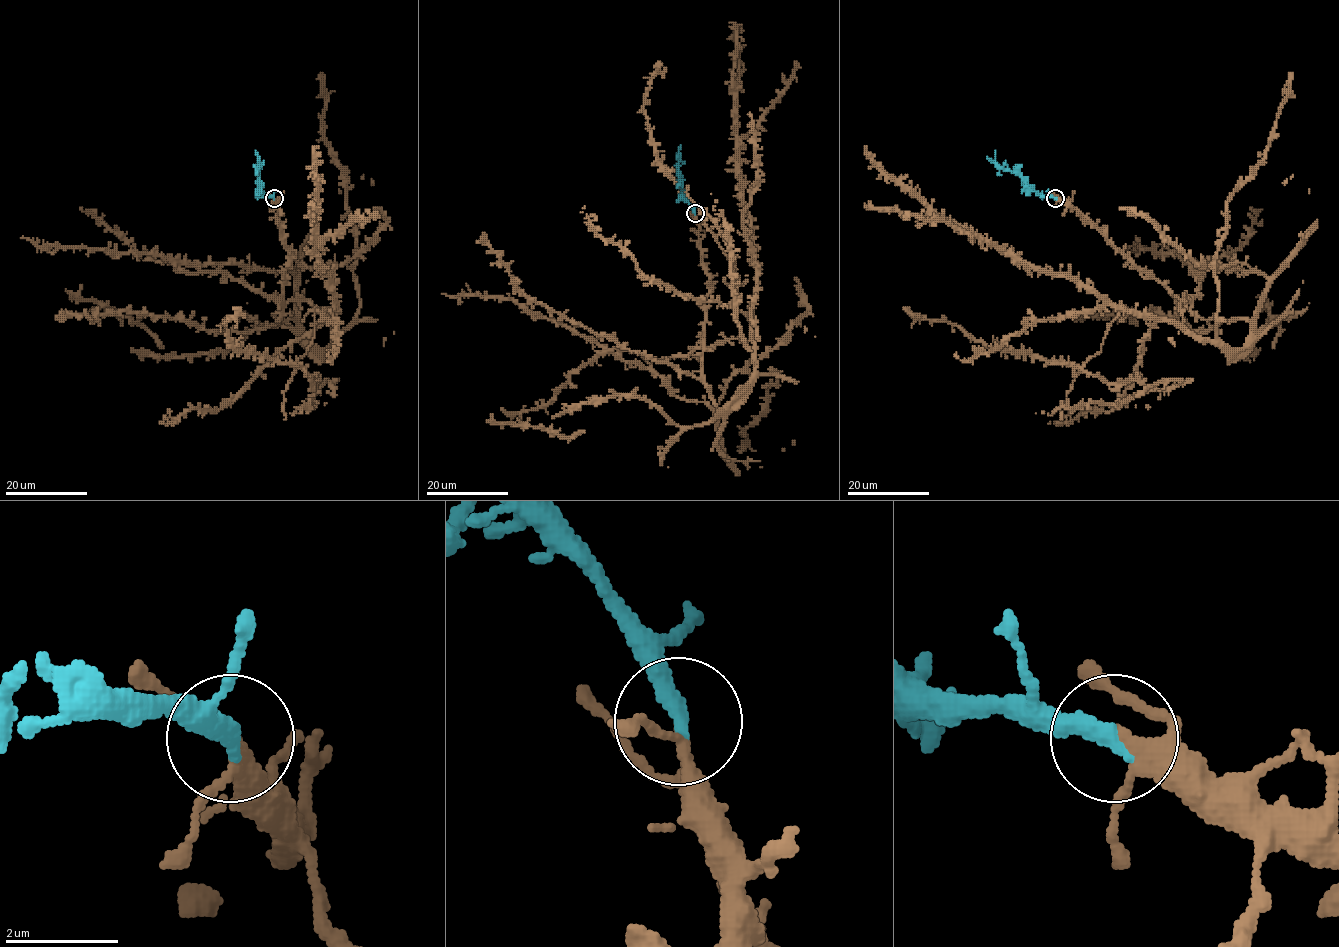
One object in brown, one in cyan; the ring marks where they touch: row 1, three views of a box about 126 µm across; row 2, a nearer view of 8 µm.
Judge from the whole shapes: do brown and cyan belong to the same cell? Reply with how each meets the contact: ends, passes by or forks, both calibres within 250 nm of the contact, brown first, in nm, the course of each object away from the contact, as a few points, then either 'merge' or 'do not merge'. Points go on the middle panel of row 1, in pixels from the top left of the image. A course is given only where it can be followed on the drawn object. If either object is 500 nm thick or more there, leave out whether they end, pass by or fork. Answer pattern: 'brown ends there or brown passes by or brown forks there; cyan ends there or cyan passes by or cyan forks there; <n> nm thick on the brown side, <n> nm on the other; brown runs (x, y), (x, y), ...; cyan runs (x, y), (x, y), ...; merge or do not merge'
brown forks there; cyan ends there; 170 nm thick on the brown side, 360 nm on the other; brown runs (695, 214), (702, 381), (730, 408), (754, 368), (755, 280), (735, 280), (656, 154), (658, 61); cyan runs (695, 214), (683, 192), (677, 152); merge

